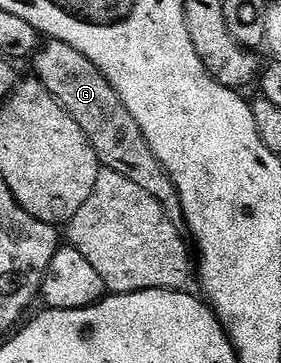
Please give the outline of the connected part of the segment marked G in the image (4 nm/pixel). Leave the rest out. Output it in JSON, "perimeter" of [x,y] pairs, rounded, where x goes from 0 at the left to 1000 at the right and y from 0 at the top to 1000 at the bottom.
{"perimeter":[[[178,107],[125,143],[114,176],[117,209],[206,275],[214,295],[228,295],[228,306],[242,306],[242,317],[285,339],[285,361],[299,361],[313,394],[327,394],[342,416],[352,457],[413,471],[413,482],[441,482],[441,493],[470,493],[484,515],[527,526],[541,548],[573,559],[619,620],[644,623],[648,562],[612,493],[584,471],[569,438],[555,438],[541,405],[527,405],[527,383],[512,383],[498,339],[470,328],[470,306],[441,295],[427,262],[413,262],[399,229],[384,229],[327,163],[270,140],[270,129],[242,129],[242,118]]]}

